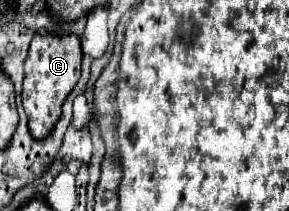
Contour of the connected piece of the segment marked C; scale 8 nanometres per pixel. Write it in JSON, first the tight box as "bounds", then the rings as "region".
{"bounds":[22,34,82,140],"region":[[[52,34],[34,36],[34,42],[30,44],[26,58],[26,76],[22,88],[22,106],[28,116],[28,130],[32,138],[44,140],[54,130],[62,114],[62,104],[80,78],[80,64],[82,64],[82,50],[78,36],[74,34],[66,34],[62,38]]]}

